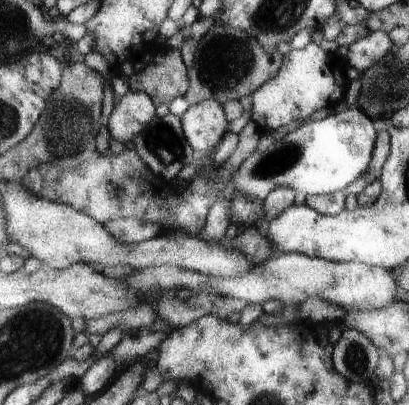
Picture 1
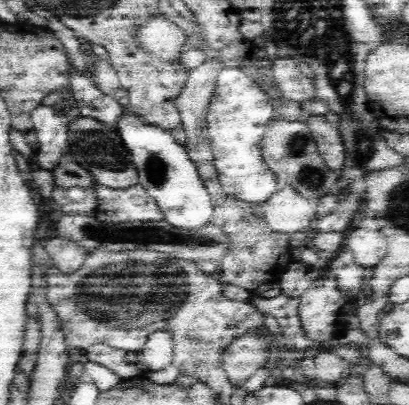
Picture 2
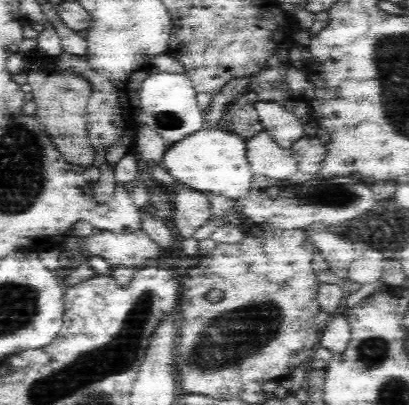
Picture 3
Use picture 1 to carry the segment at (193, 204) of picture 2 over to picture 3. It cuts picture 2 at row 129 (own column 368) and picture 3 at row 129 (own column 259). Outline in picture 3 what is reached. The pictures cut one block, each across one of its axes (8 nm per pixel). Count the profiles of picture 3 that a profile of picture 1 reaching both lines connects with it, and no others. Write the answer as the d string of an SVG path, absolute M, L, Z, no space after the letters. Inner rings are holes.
M148 70L148 78L144 80L140 92L140 116L142 122L158 132L166 142L176 144L178 140L196 134L204 128L204 110L198 106L196 96L198 90L194 88L194 82L188 74L170 74L170 72L150 72Z

